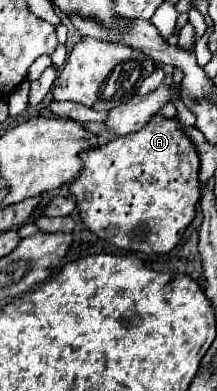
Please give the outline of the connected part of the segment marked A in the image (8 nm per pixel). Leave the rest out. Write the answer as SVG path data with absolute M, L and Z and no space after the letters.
M156 114L142 130L120 136L112 142L82 152L84 170L70 184L76 196L76 206L84 224L102 240L128 252L168 254L184 236L184 230L194 220L196 204L200 200L200 158L194 142L184 134L180 122Z

